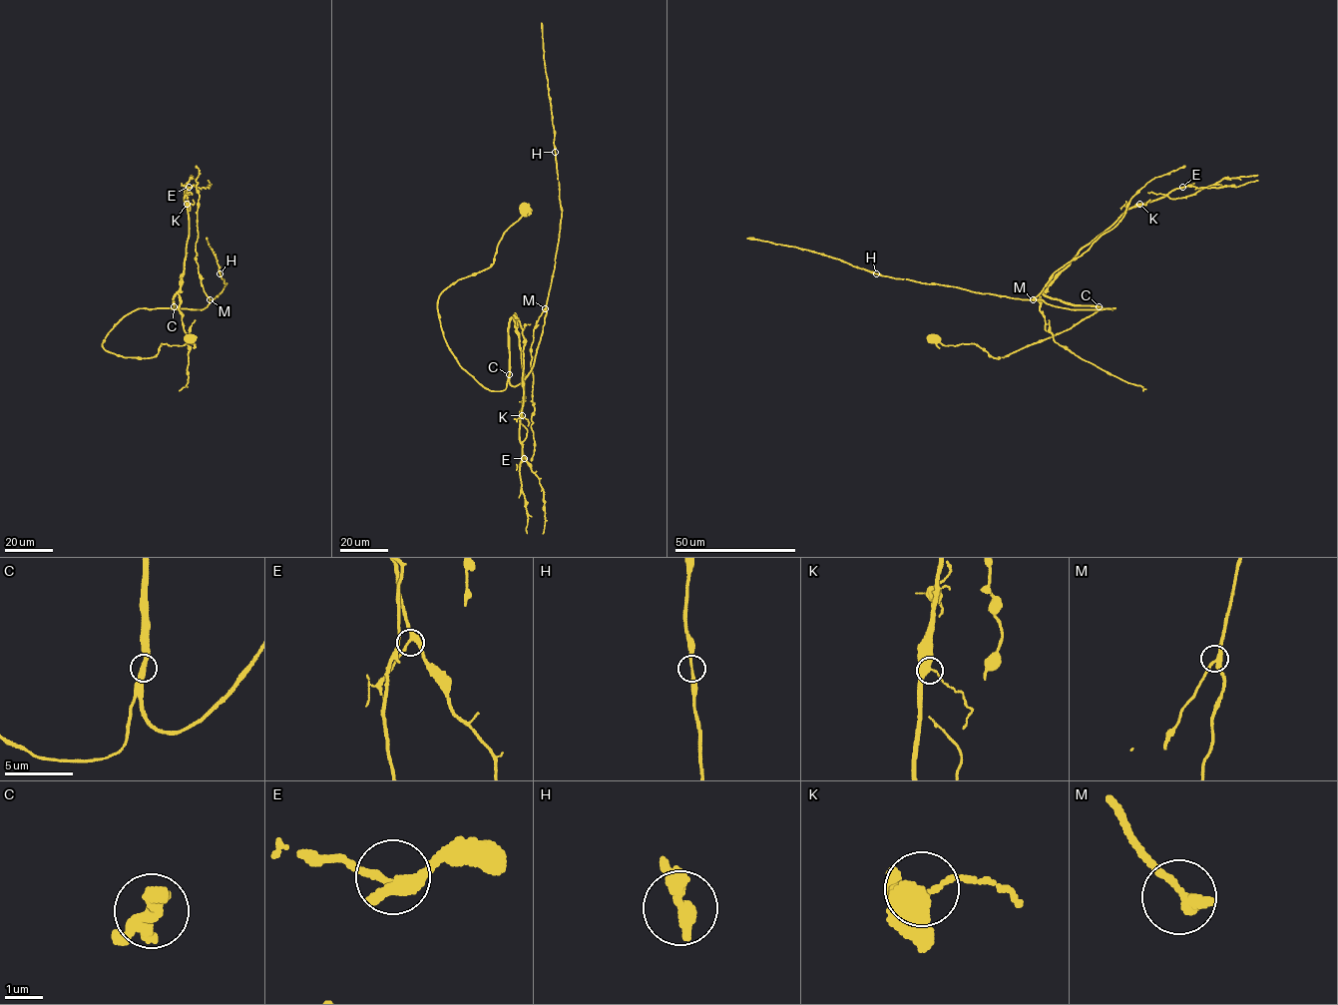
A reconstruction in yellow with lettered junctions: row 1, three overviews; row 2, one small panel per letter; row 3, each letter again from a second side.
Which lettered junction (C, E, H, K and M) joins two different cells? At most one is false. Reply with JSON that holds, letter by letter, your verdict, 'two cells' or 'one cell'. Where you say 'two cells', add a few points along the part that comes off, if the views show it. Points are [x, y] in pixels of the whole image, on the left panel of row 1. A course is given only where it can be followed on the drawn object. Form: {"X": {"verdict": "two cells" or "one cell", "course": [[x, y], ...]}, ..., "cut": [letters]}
{"C": {"verdict": "one cell"}, "E": {"verdict": "one cell"}, "H": {"verdict": "one cell"}, "K": {"verdict": "one cell"}, "M": {"verdict": "one cell"}, "cut": []}

